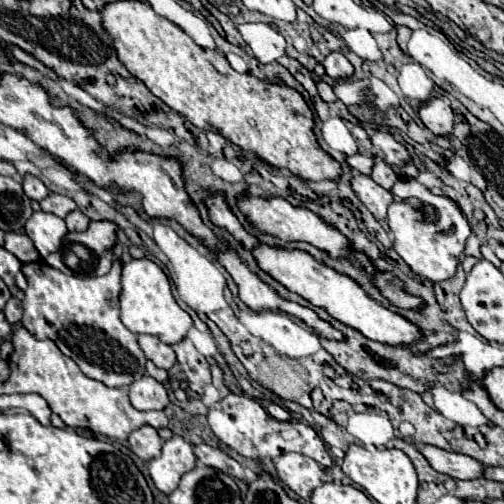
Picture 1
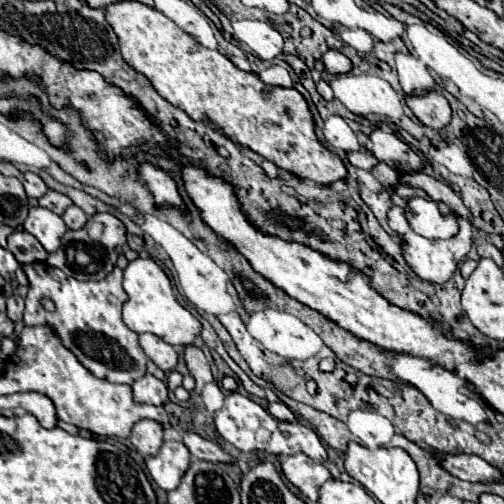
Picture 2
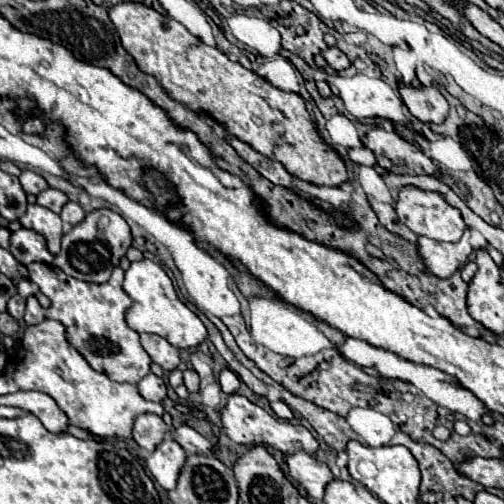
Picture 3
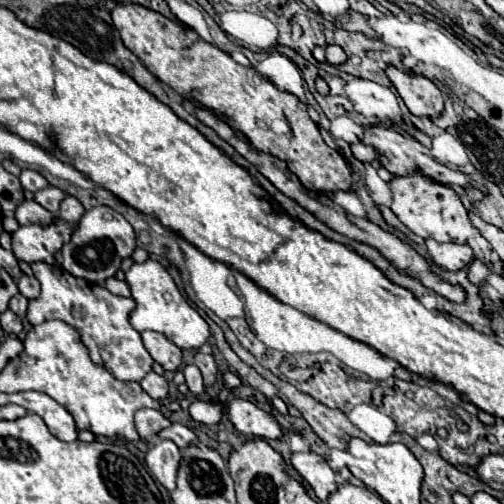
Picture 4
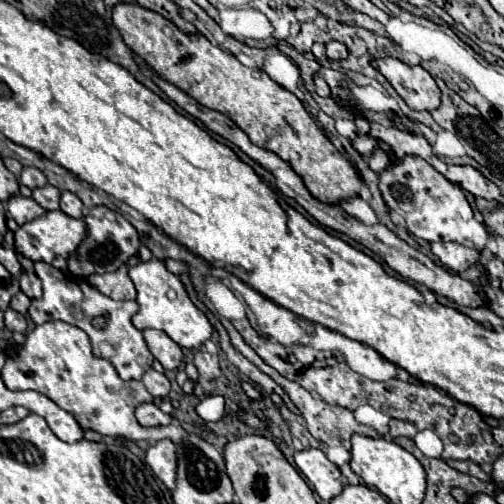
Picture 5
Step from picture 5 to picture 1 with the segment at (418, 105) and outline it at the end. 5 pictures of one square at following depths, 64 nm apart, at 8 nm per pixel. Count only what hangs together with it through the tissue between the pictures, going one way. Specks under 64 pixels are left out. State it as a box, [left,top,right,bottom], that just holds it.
[418,98,454,136]

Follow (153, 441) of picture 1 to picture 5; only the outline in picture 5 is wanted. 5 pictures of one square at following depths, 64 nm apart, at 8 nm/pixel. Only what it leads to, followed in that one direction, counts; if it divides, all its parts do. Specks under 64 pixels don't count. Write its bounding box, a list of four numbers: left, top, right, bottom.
[136,404,172,428]

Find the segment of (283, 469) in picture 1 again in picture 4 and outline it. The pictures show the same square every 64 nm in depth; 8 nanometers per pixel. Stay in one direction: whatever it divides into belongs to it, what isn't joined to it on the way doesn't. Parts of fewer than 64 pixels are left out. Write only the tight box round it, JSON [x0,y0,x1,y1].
[290,452,336,500]

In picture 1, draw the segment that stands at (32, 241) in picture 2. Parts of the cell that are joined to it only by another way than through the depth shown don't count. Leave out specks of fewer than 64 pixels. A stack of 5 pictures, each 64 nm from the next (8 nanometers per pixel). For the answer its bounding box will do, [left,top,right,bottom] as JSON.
[4,232,40,262]

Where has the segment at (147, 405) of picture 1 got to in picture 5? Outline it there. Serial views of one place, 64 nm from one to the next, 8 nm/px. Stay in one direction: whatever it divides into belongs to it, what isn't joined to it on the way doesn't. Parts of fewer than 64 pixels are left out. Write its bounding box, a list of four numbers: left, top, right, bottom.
[142,368,170,398]

